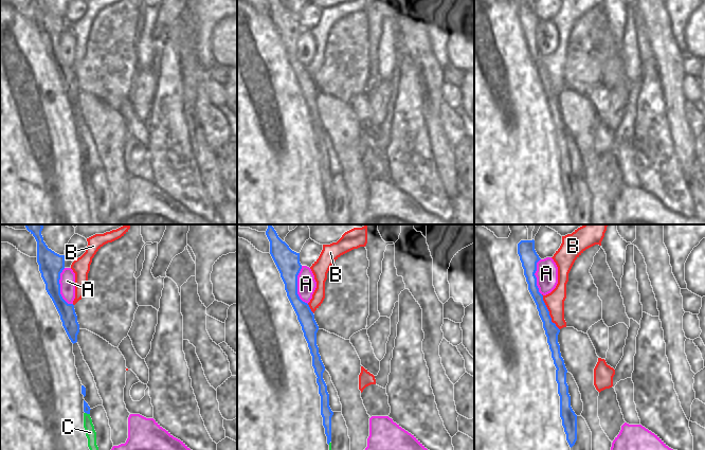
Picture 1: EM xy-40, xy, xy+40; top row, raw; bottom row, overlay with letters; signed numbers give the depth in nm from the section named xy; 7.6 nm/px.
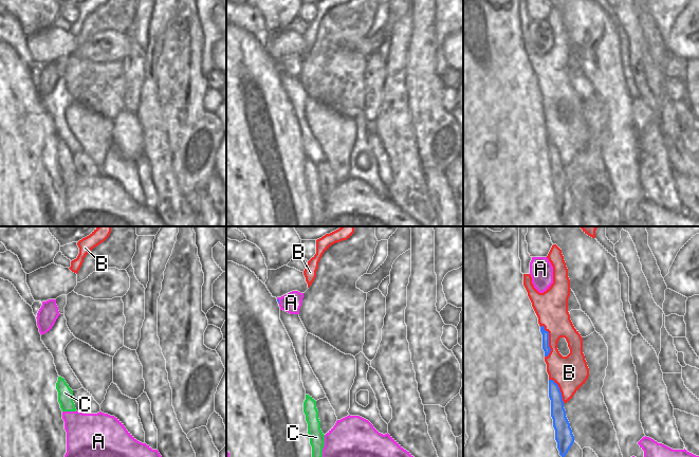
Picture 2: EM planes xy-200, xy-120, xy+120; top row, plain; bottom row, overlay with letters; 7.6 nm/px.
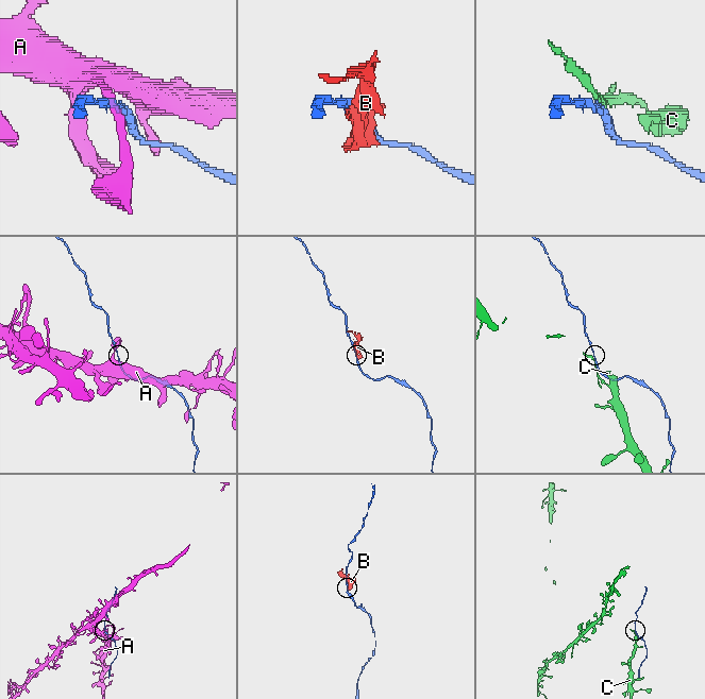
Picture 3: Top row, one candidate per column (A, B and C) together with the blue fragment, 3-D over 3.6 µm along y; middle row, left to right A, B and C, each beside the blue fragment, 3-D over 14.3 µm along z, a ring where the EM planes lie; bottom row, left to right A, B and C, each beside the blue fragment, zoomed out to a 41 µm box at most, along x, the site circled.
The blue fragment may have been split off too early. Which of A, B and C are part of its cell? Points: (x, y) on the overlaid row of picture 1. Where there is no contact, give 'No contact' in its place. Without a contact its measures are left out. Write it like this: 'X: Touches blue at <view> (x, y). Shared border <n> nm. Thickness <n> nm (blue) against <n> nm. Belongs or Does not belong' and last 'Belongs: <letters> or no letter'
A: Touches blue at xy-40 (59, 288). Shared border 280 nm. Thickness 190 nm (blue) against 120 nm. Does not belong
B: Touches blue at xy+40 (548, 312). Shared border 300 nm. Thickness 110 nm (blue) against 140 nm. Does not belong
C: Touches blue at xy-40 (87, 413). Shared border 40 nm. Thickness 50 nm (blue) against 80 nm. Does not belong
Belongs: no letter

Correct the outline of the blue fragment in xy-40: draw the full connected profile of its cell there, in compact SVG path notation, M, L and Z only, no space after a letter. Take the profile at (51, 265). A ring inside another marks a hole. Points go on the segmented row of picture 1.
M25 224L26 230L37 241L37 263L41 277L46 284L46 290L52 299L62 322L62 326L74 344L77 342L79 324L75 313L74 305L68 304L60 294L60 273L65 269L65 255L59 255L48 248L43 241L41 231L42 224Z

